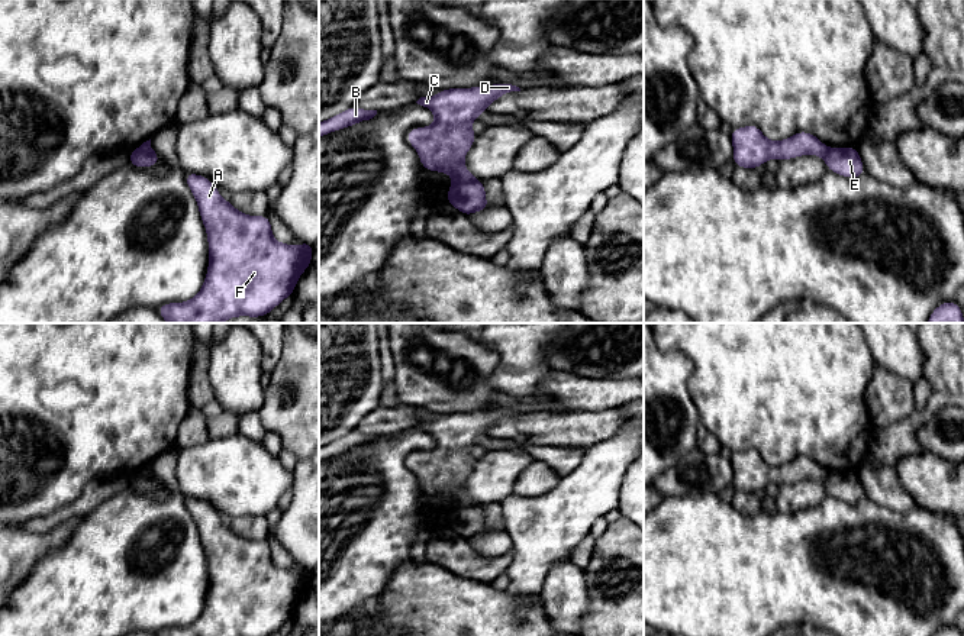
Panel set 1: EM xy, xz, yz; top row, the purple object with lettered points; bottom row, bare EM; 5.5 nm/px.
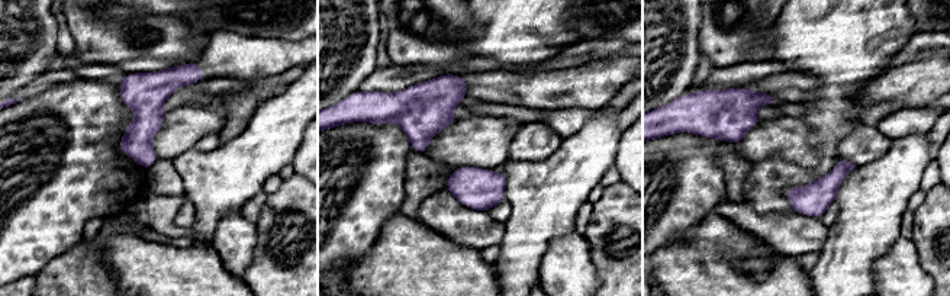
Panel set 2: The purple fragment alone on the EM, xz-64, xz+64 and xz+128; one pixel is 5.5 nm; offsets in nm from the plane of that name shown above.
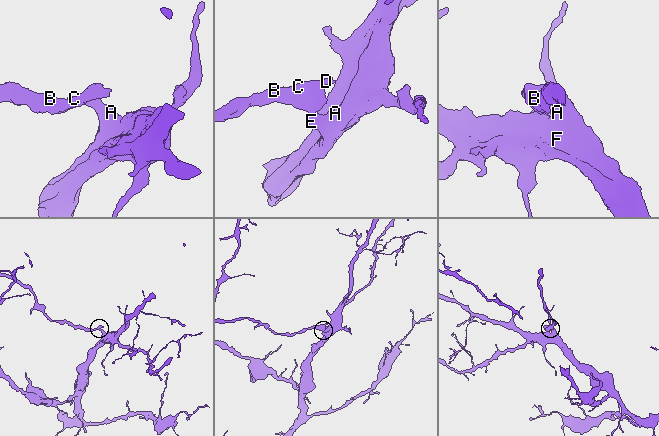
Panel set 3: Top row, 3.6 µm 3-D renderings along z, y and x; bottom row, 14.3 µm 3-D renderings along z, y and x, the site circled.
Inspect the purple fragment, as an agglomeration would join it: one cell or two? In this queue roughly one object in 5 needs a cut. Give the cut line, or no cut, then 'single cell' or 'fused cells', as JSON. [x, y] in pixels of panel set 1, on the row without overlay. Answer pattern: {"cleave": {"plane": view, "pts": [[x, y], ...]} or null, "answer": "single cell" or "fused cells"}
{"cleave": {"plane": "xz", "pts": [[455, 503], [476, 504]]}, "answer": "fused cells"}

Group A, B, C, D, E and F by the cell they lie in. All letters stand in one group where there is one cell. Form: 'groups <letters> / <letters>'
groups A E F / B C D

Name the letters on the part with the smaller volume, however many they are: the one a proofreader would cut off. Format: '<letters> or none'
B, C, D

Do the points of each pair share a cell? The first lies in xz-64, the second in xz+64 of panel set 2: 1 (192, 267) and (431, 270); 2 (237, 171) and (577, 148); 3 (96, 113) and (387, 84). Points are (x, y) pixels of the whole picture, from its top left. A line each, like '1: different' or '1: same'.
1: same
2: same
3: different

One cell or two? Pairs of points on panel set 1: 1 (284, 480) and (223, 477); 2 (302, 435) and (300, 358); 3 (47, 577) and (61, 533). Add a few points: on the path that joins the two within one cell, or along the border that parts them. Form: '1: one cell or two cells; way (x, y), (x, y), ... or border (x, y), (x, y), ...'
1: one cell; way (270, 480), (245, 480), (238, 477)
2: one cell; way (302, 416), (302, 377)
3: two cells; border (77, 523), (29, 571)

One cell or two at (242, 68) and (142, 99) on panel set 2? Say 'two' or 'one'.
one

